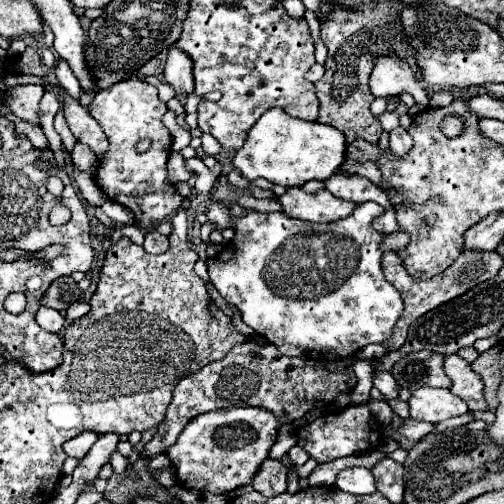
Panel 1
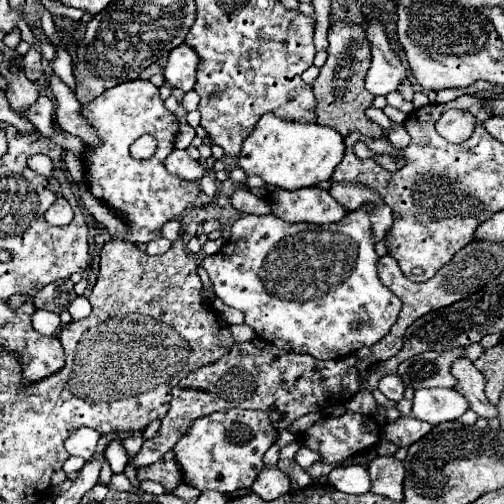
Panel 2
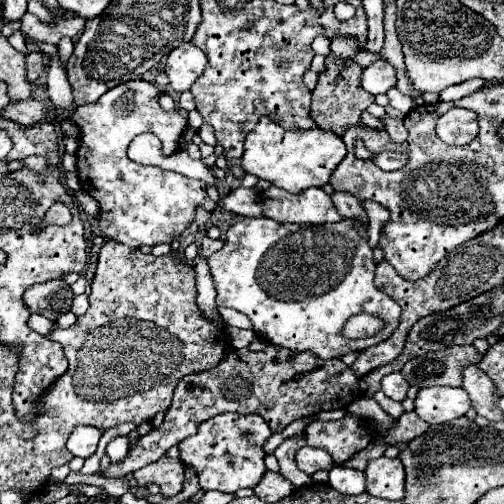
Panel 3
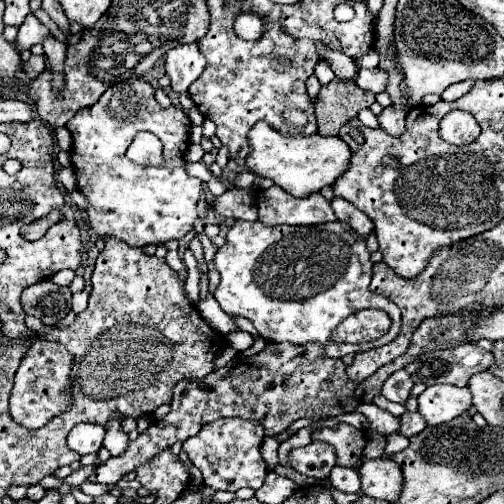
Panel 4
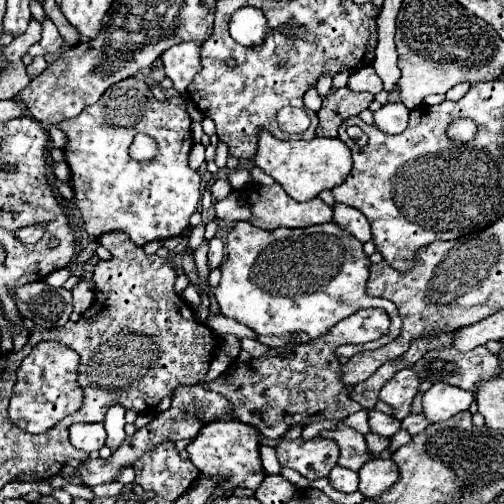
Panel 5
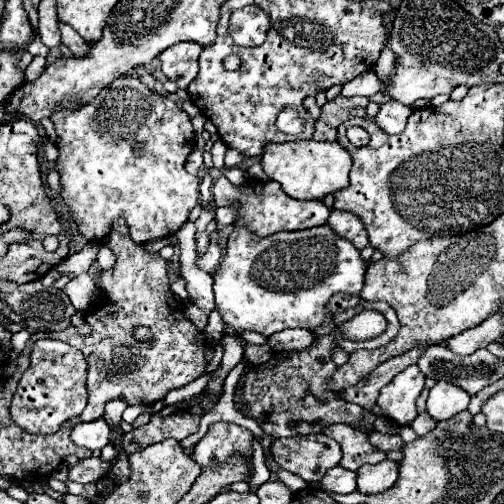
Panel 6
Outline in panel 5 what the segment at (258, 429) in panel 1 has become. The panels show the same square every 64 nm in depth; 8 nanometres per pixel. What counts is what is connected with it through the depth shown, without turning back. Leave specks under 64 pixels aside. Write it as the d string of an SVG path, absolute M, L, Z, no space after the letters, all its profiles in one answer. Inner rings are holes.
M230 420L230 422L210 422L202 428L202 432L188 444L188 454L192 464L204 474L204 476L222 476L224 490L234 490L238 486L256 490L264 478L262 474L262 462L258 454L258 430L250 424Z

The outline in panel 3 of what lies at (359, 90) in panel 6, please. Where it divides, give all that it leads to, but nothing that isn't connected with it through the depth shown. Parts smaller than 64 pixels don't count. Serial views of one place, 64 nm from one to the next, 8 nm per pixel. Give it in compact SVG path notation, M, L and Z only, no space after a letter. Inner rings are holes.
M384 58L374 62L370 68L362 72L362 88L370 94L386 94L396 84L396 72L392 64L388 64Z

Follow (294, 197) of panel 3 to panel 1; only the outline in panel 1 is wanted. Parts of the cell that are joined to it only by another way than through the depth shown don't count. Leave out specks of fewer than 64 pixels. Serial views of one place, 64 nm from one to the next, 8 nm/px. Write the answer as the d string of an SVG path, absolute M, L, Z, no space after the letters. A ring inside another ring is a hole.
M288 188L286 194L278 196L282 212L296 220L306 222L334 222L352 214L356 204L348 204L328 190L318 190L314 194L304 192L302 188Z

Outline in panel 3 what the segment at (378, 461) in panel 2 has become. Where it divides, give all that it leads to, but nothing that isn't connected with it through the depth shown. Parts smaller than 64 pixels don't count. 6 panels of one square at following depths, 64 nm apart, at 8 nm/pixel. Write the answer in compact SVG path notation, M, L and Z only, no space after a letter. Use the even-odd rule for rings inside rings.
M398 458L370 460L366 470L366 492L384 500L404 498L404 466Z

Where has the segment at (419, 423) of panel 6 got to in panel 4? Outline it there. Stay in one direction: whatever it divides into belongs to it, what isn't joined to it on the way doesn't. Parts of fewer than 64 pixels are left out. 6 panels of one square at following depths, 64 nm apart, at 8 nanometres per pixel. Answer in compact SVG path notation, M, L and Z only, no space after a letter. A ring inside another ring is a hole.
M404 412L402 414L402 428L400 428L400 434L402 436L414 436L418 432L422 432L426 428L426 420L418 414L418 412Z

